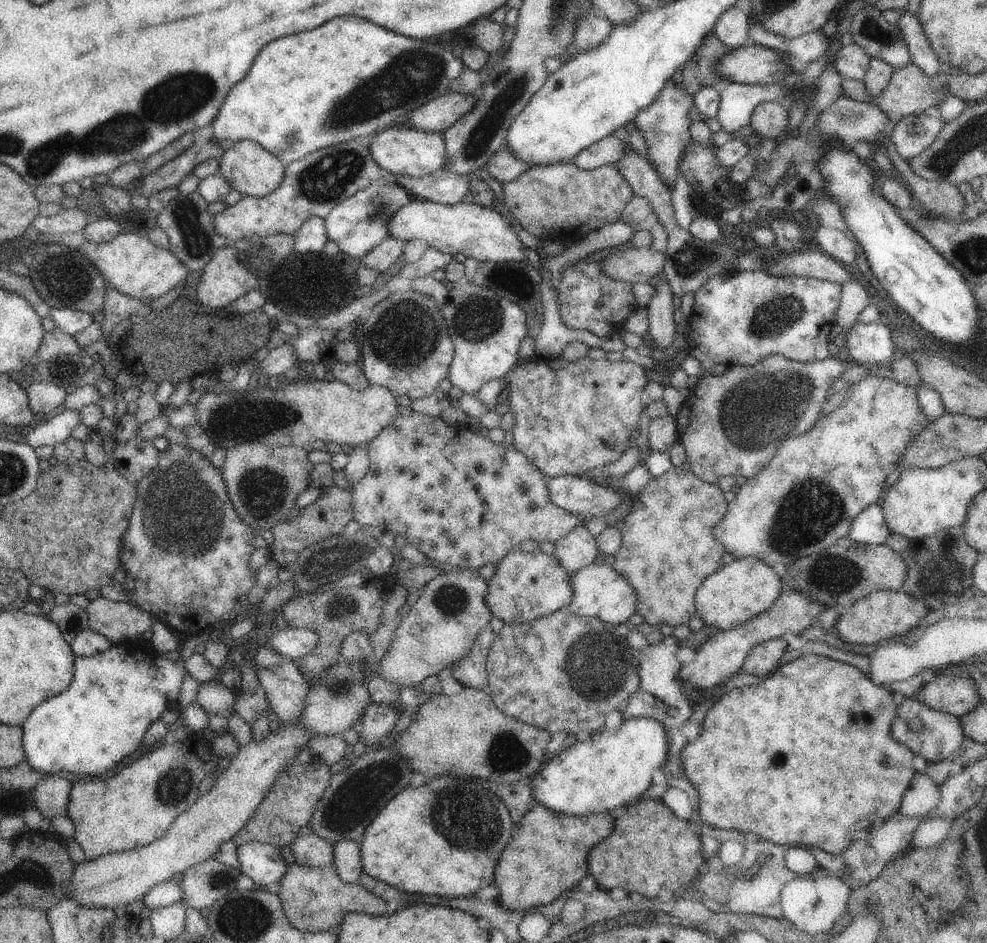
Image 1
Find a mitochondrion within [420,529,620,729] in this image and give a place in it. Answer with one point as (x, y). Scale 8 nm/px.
(452, 599)

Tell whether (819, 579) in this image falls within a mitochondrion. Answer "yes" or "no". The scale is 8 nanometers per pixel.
no

